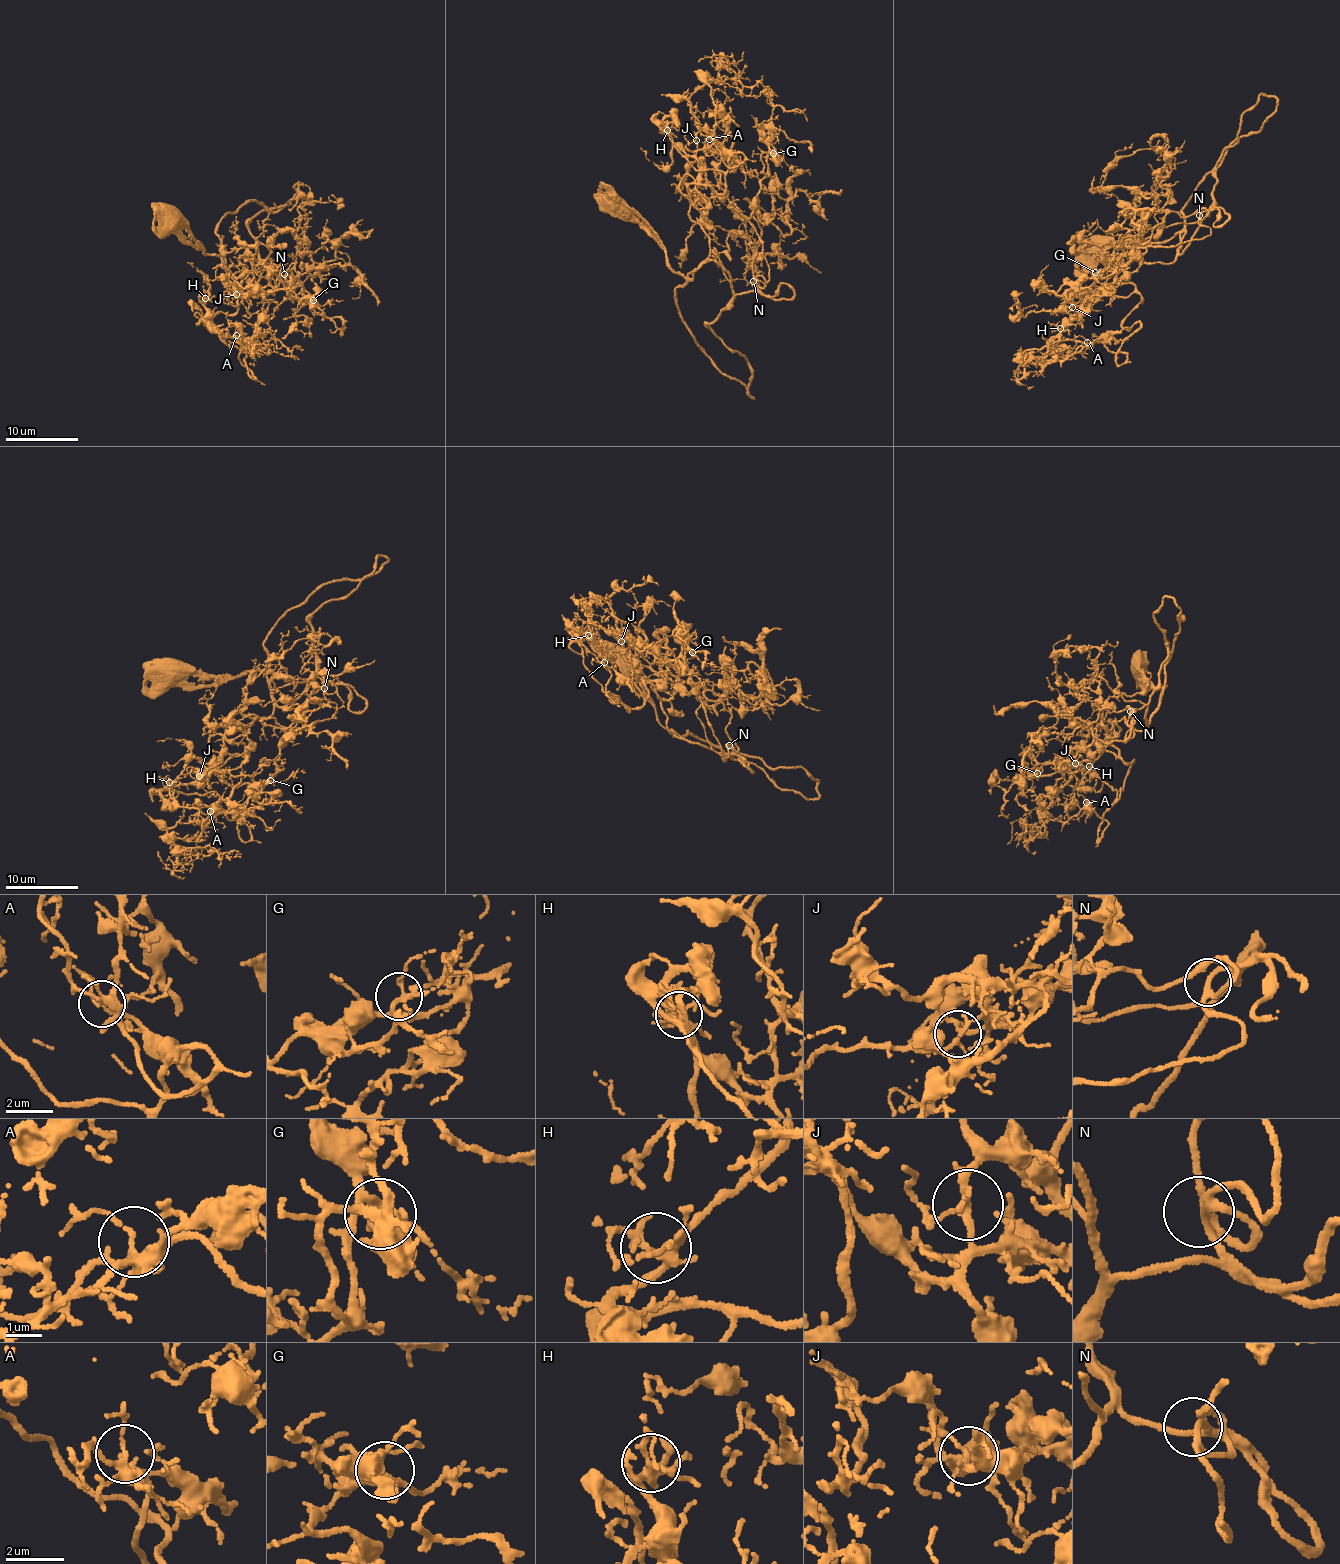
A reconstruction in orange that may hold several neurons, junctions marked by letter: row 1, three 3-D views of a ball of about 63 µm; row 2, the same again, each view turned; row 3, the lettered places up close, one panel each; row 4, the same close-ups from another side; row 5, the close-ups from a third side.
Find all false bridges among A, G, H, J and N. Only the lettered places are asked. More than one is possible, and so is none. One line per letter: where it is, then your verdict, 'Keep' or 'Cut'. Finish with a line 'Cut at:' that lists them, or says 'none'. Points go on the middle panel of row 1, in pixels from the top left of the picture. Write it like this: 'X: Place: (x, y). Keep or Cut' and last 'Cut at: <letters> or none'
A: Place: (709, 139). Keep
G: Place: (773, 153). Keep
H: Place: (667, 130). Keep
J: Place: (696, 140). Keep
N: Place: (753, 281). Keep
Cut at: none

